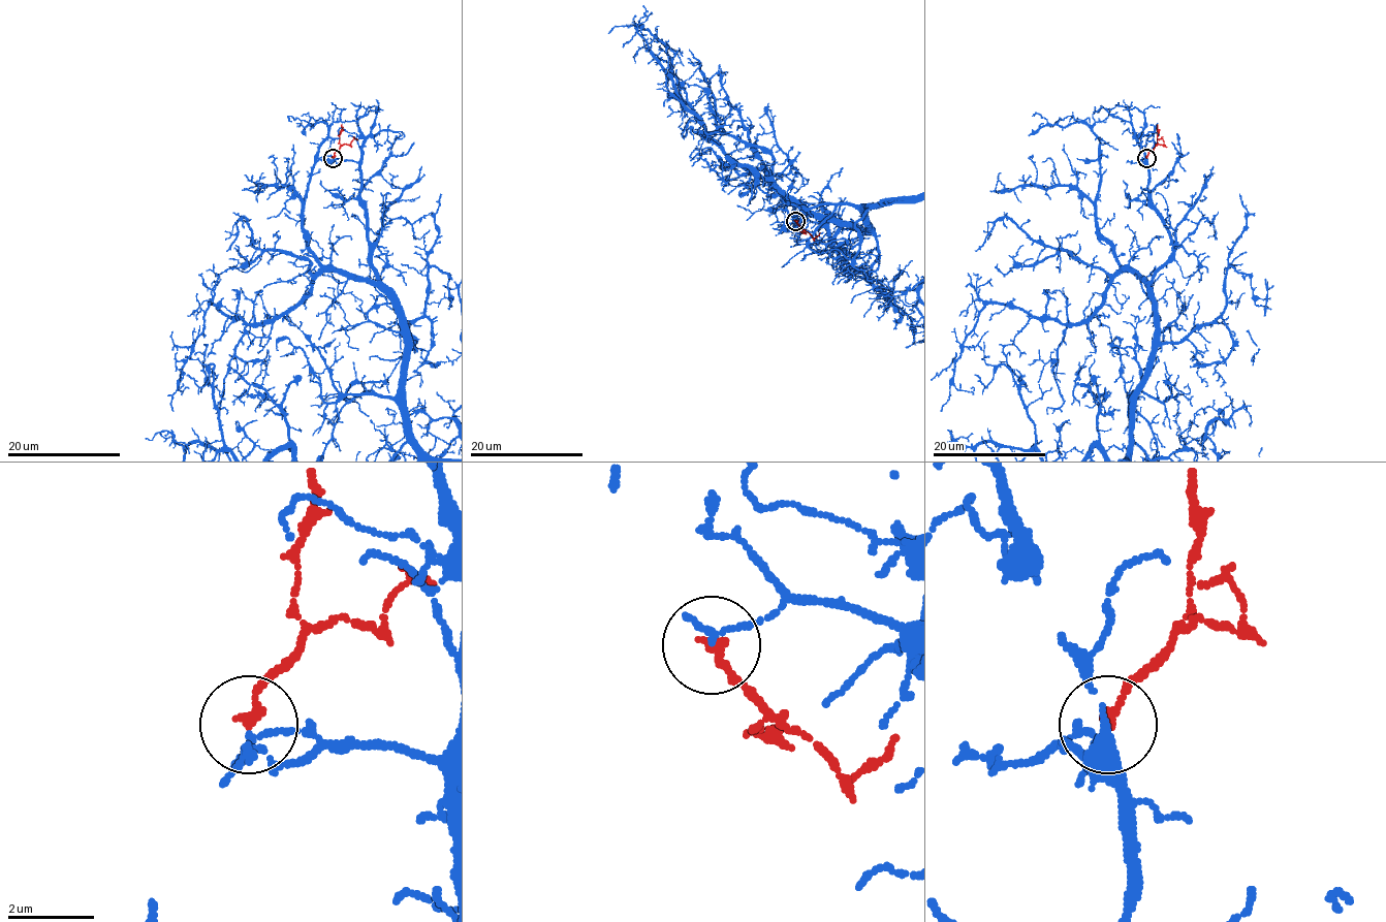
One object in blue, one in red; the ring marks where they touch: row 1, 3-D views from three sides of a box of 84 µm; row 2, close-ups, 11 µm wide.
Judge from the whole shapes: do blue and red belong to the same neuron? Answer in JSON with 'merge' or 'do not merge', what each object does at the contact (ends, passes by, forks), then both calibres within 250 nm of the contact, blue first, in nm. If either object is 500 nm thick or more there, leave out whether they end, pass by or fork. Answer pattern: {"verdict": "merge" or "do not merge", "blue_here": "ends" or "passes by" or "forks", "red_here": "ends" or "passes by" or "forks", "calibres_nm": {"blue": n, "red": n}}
{"verdict": "do not merge", "blue_here": "passes by", "red_here": "ends", "calibres_nm": {"blue": 110, "red": 240}}

